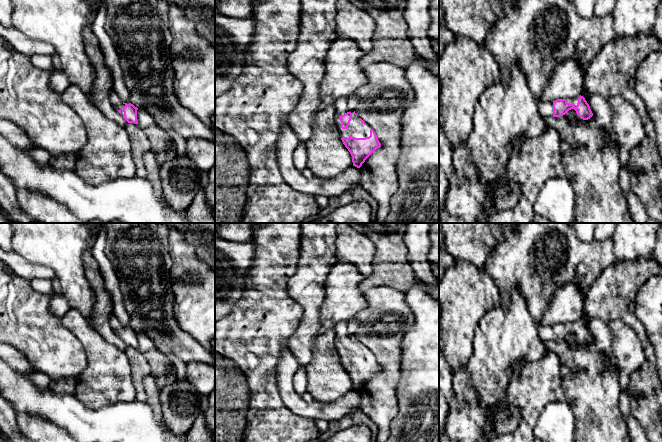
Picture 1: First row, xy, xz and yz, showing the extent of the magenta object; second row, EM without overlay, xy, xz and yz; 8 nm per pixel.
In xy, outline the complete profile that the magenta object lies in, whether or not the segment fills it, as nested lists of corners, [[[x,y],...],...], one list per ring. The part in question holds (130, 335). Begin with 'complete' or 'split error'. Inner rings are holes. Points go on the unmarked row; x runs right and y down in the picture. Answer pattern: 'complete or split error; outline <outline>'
split error; outline [[[115,313],[110,315],[109,324],[113,331],[123,340],[128,347],[138,348],[137,334],[133,328],[124,327],[119,319],[115,316]]]

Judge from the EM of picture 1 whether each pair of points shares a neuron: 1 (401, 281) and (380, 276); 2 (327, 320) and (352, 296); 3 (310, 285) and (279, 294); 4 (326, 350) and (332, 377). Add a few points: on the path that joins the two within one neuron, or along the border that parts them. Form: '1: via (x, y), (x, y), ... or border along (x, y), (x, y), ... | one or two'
1: via (396, 276), (385, 276) | one
2: via (333, 314), (346, 301) | one
3: border along (295, 270), (288, 281), (287, 292), (302, 310) | two
4: via (326, 357), (326, 370) | one

